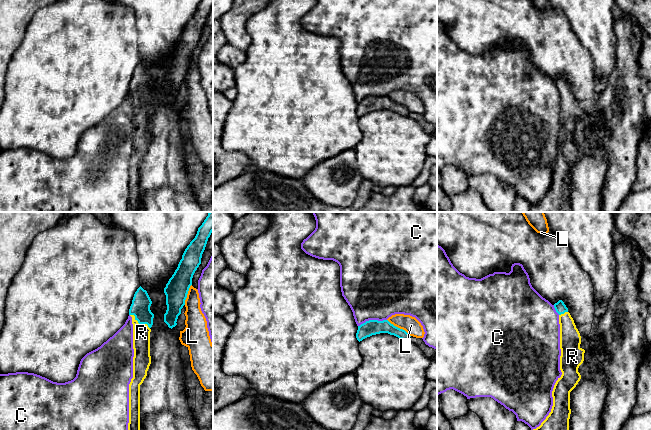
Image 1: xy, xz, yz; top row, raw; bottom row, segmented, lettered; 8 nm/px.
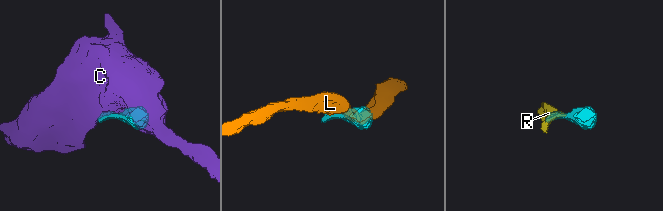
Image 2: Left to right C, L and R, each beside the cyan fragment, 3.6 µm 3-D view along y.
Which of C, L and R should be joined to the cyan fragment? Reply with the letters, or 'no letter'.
R

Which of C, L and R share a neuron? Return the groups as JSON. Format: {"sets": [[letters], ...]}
{"sets": [["C"], ["L"], ["R"]]}

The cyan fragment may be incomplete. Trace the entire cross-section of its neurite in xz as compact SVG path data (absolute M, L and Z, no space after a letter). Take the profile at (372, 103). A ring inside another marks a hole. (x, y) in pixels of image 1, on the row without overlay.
M369 96L358 102L356 114L360 118L367 113L380 109L388 109L405 117L409 117L411 113L405 106L394 102L388 96Z

